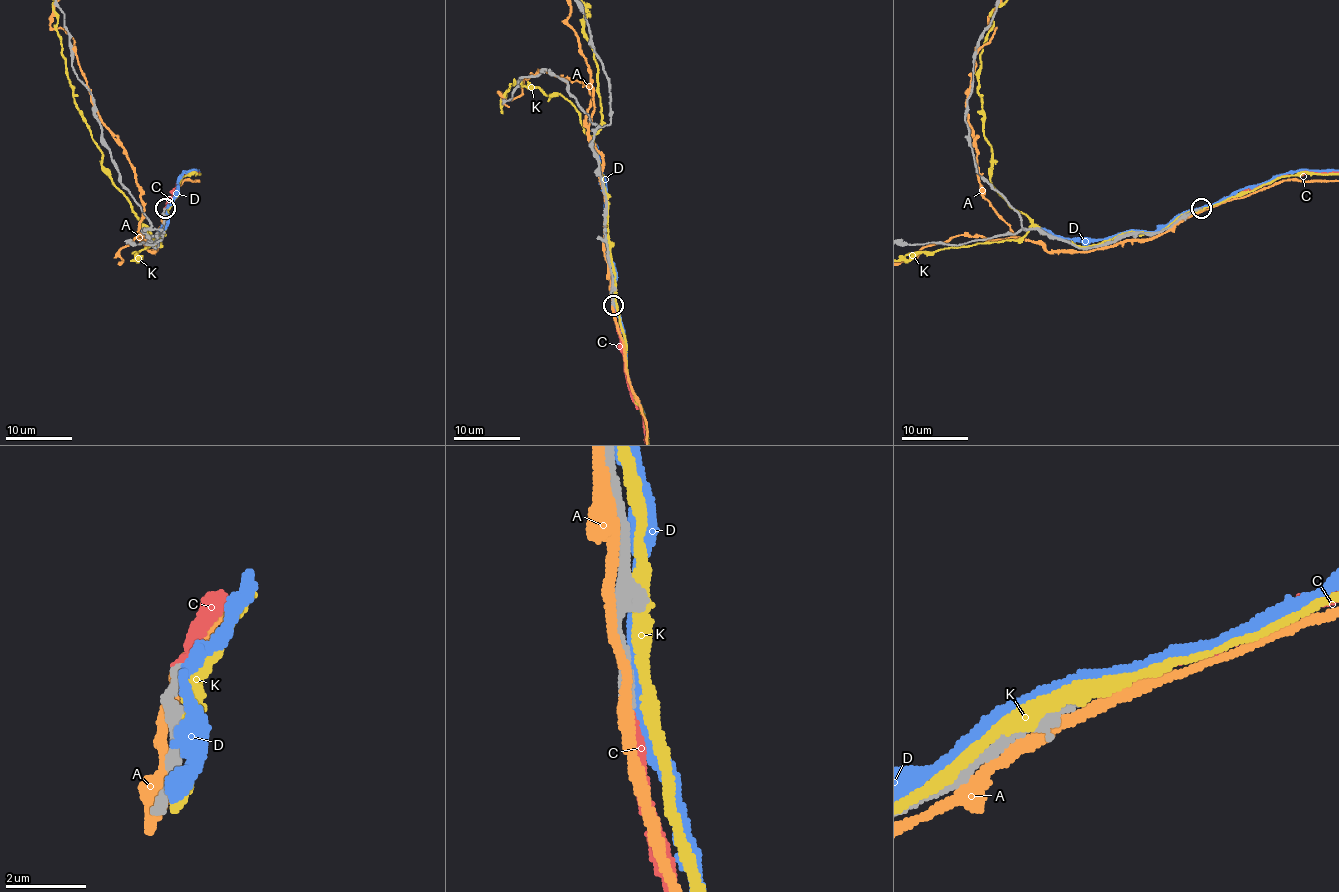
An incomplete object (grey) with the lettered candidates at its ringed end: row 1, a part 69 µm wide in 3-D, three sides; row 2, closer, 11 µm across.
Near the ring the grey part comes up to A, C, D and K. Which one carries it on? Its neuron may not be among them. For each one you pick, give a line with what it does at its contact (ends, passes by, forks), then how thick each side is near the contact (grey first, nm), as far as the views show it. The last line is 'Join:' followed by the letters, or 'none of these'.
C: it ends there; 240 nm thick on the grey side, 240 nm on the other
Join: C

